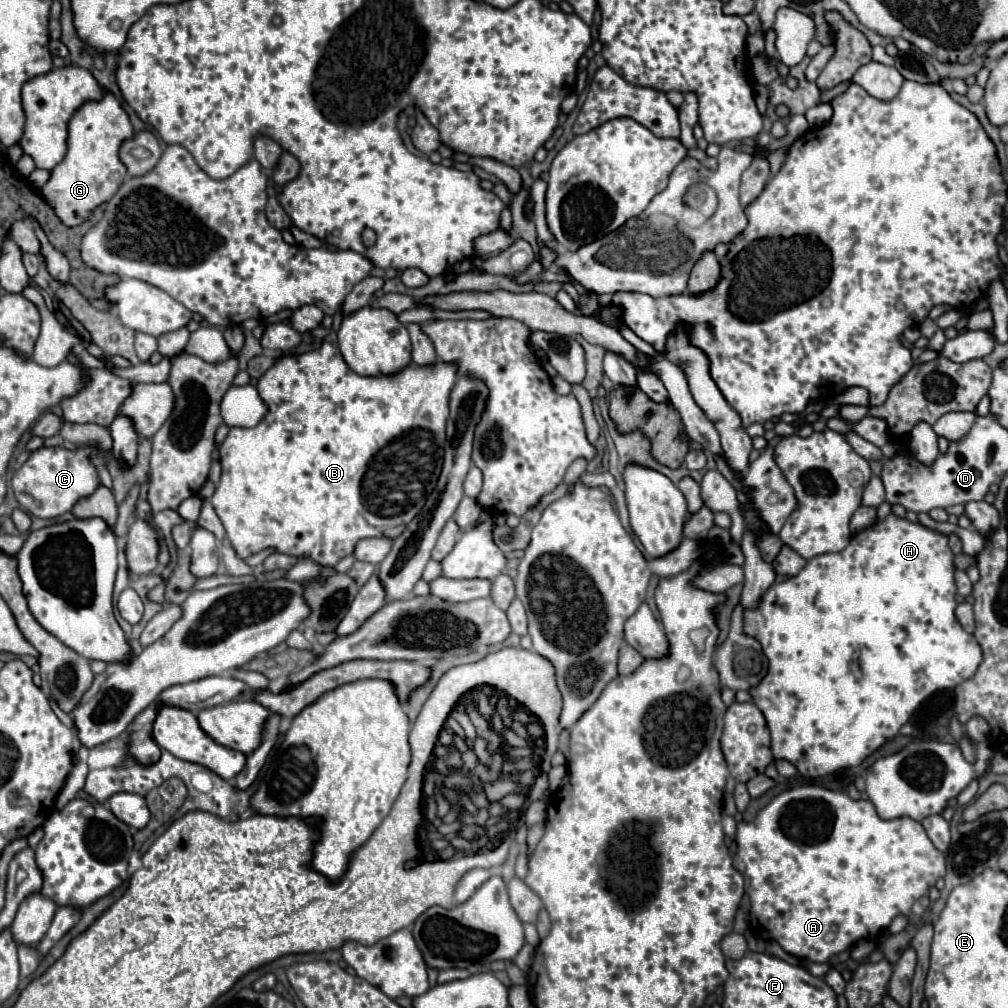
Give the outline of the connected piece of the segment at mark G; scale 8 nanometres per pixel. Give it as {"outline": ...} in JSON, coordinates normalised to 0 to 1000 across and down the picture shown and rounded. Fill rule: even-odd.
{"outline":[[[104,93],[98,101],[86,101],[72,113],[68,121],[66,153],[63,161],[51,169],[49,181],[41,187],[45,200],[66,226],[74,226],[88,218],[92,208],[102,200],[108,200],[108,196],[120,187],[126,169],[118,157],[118,147],[130,135],[132,127],[128,115],[112,93]]]}

